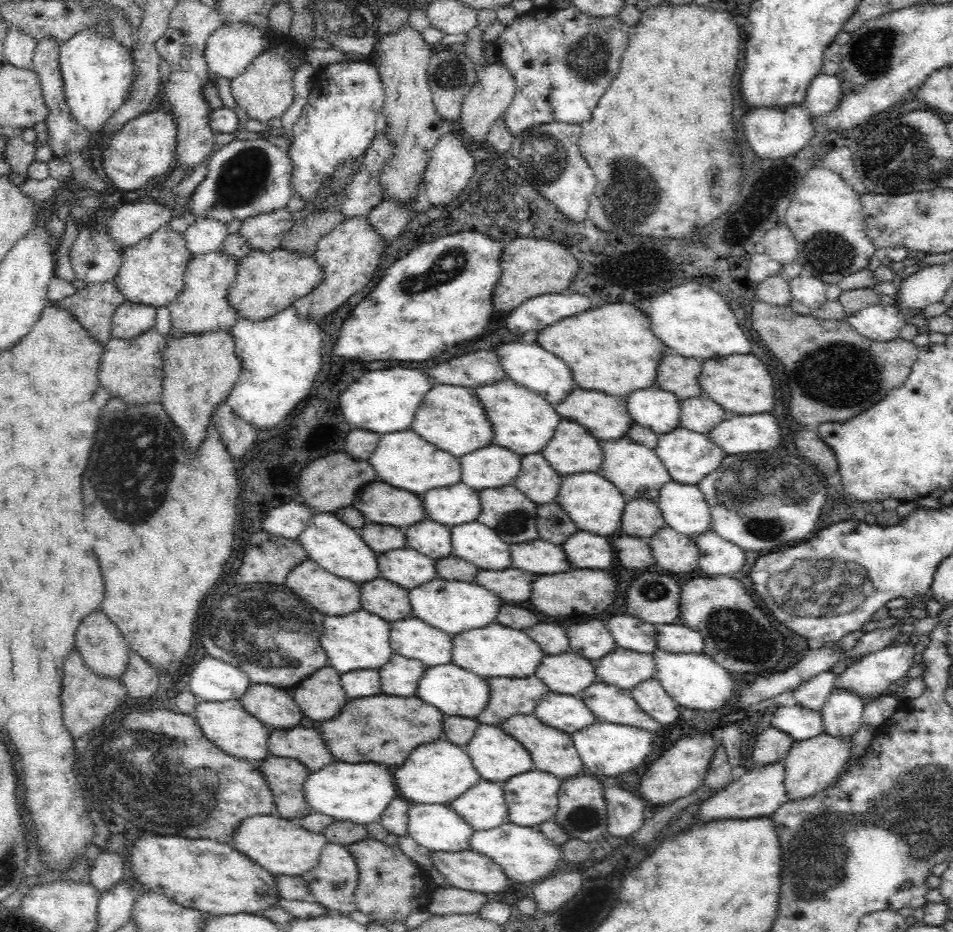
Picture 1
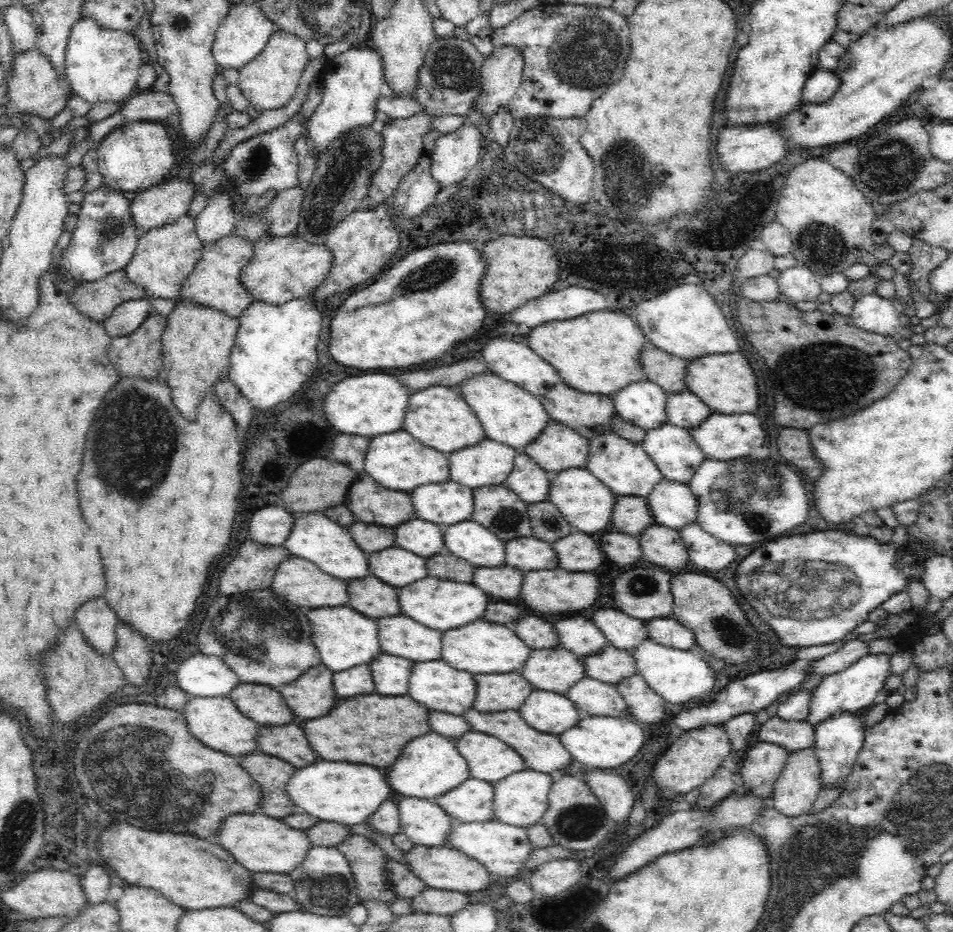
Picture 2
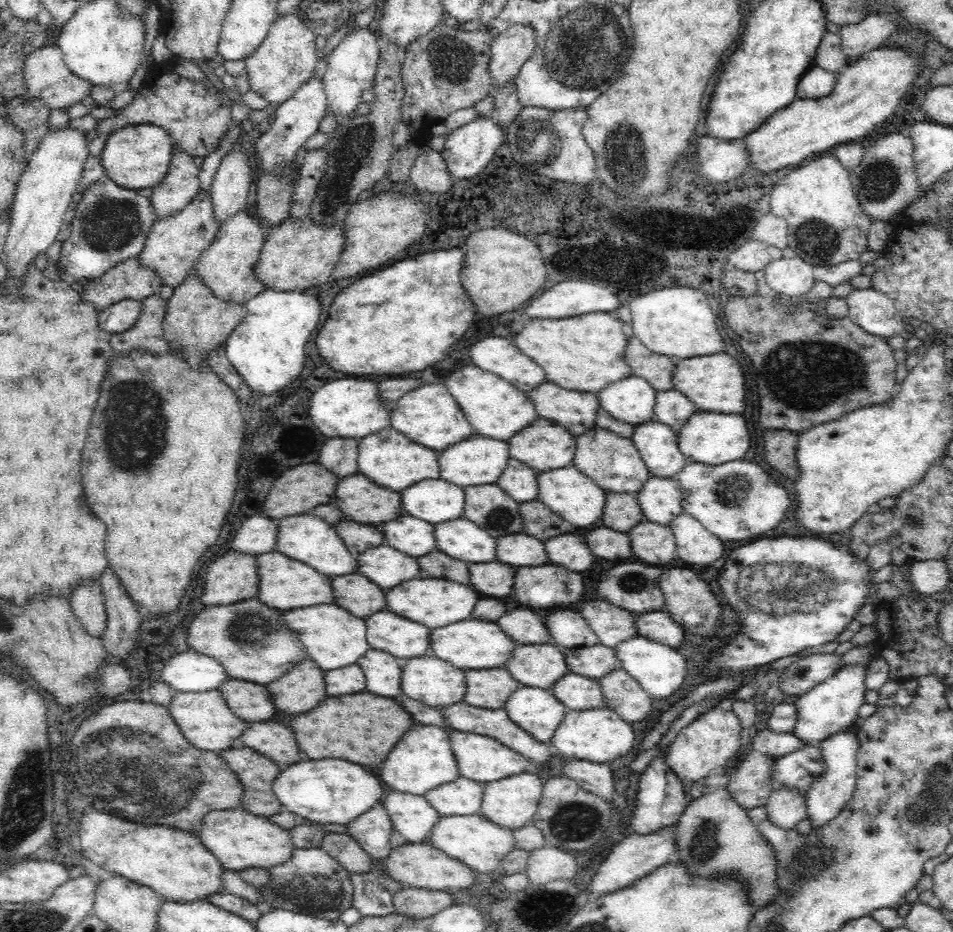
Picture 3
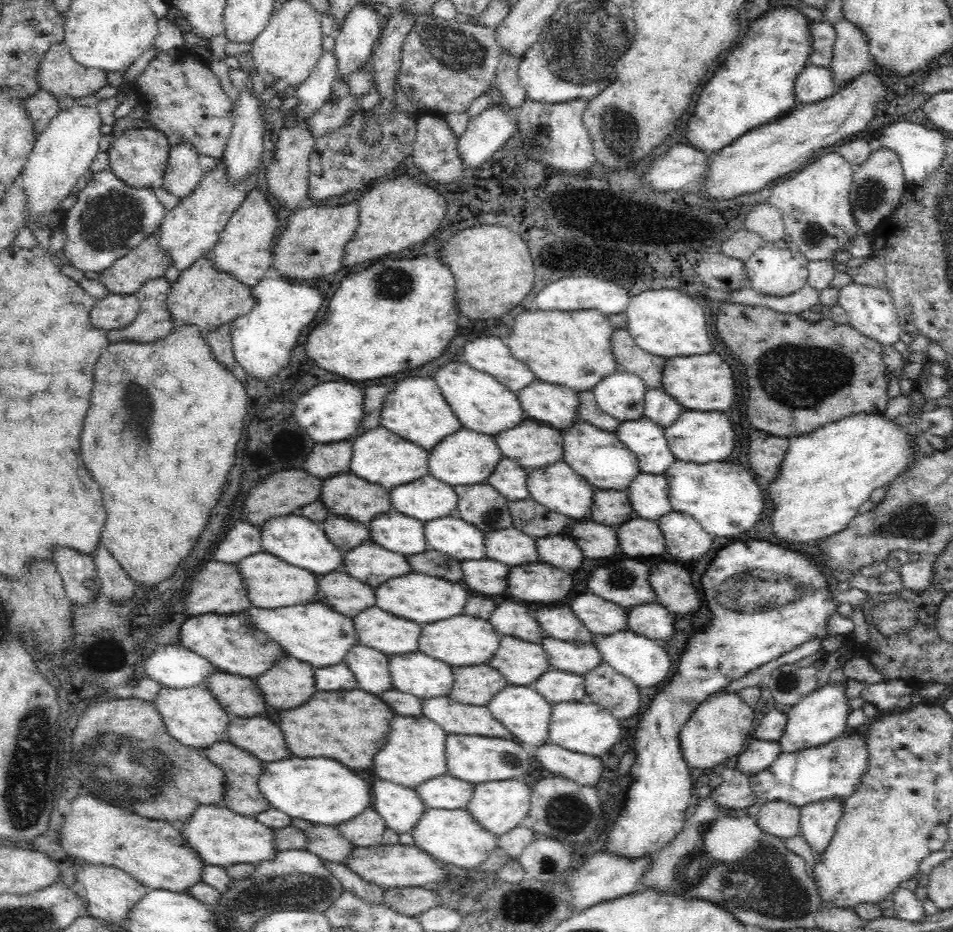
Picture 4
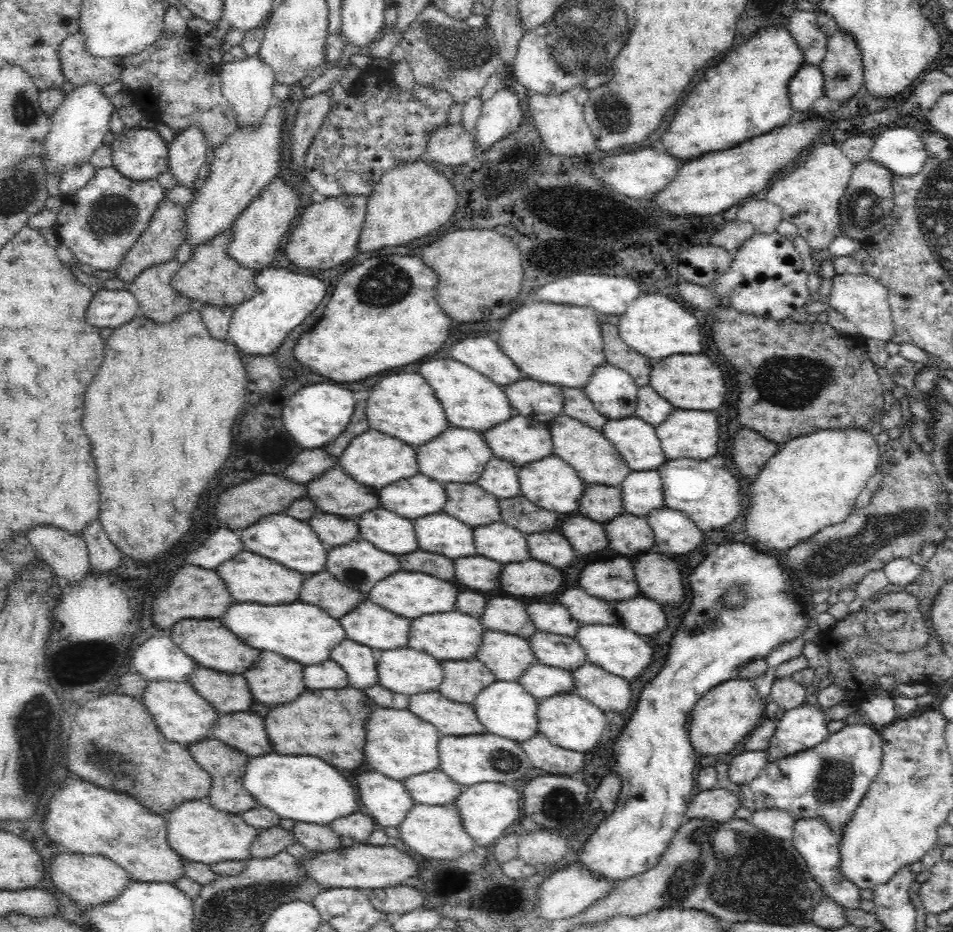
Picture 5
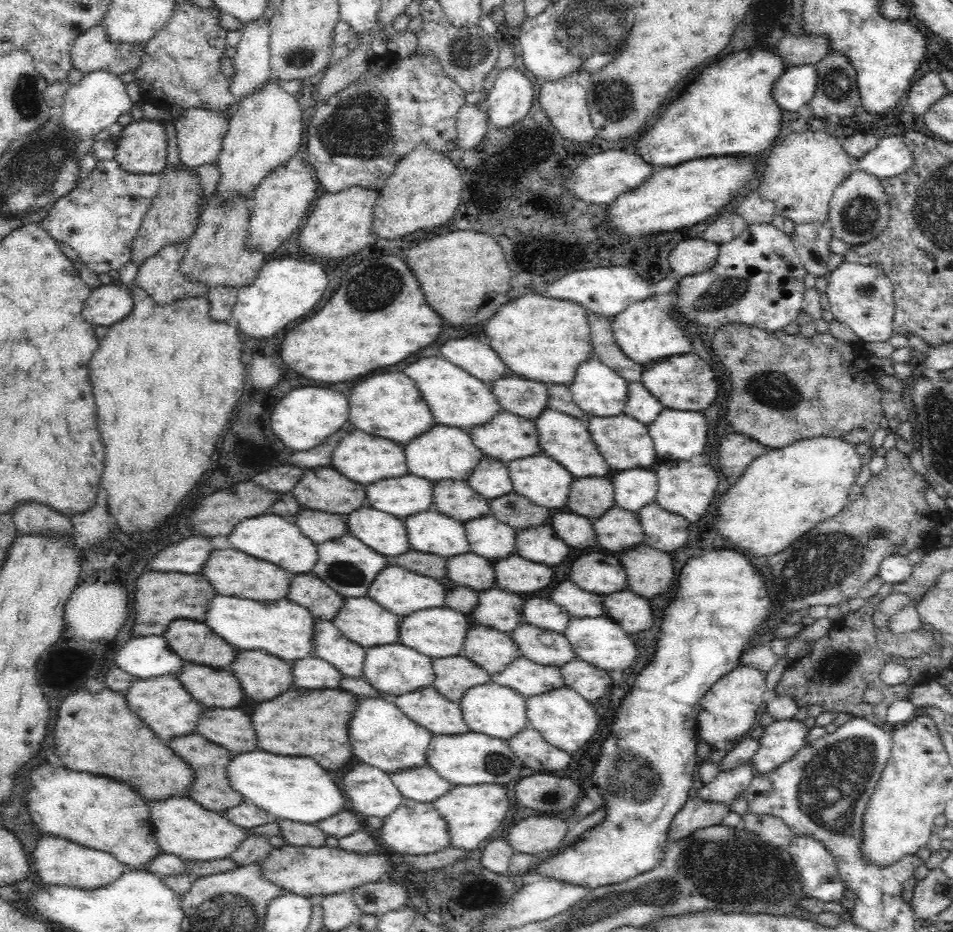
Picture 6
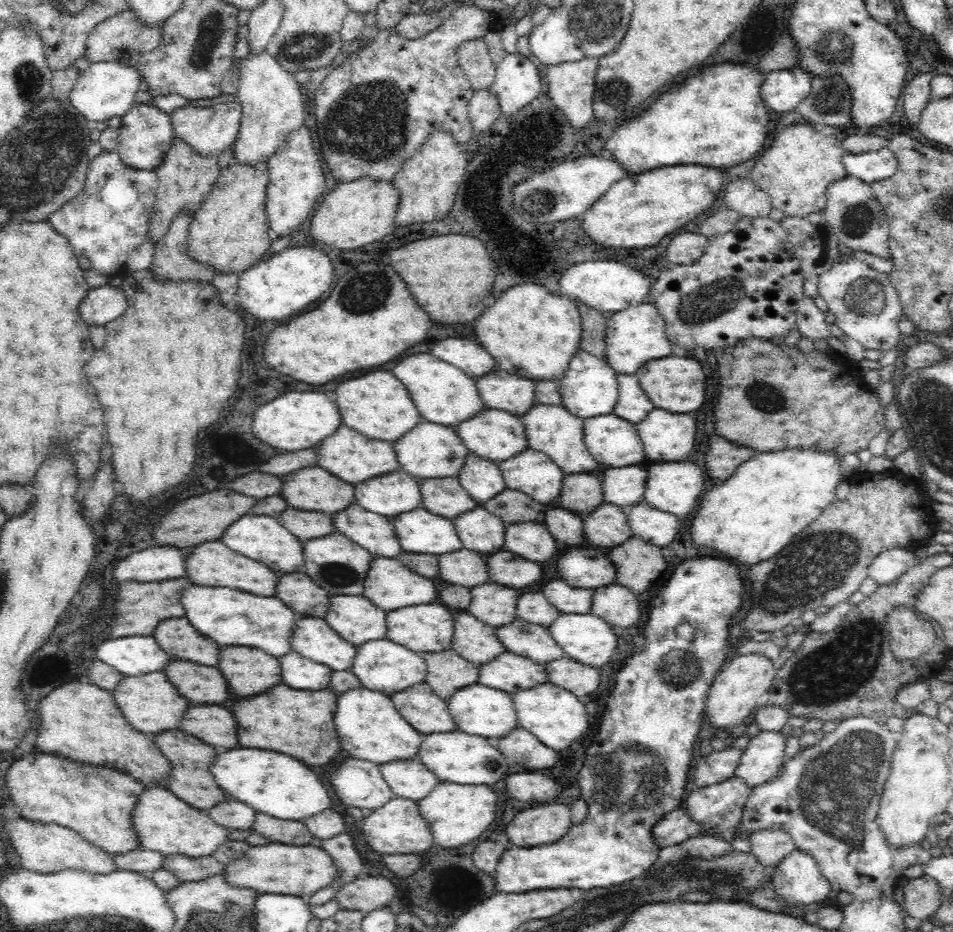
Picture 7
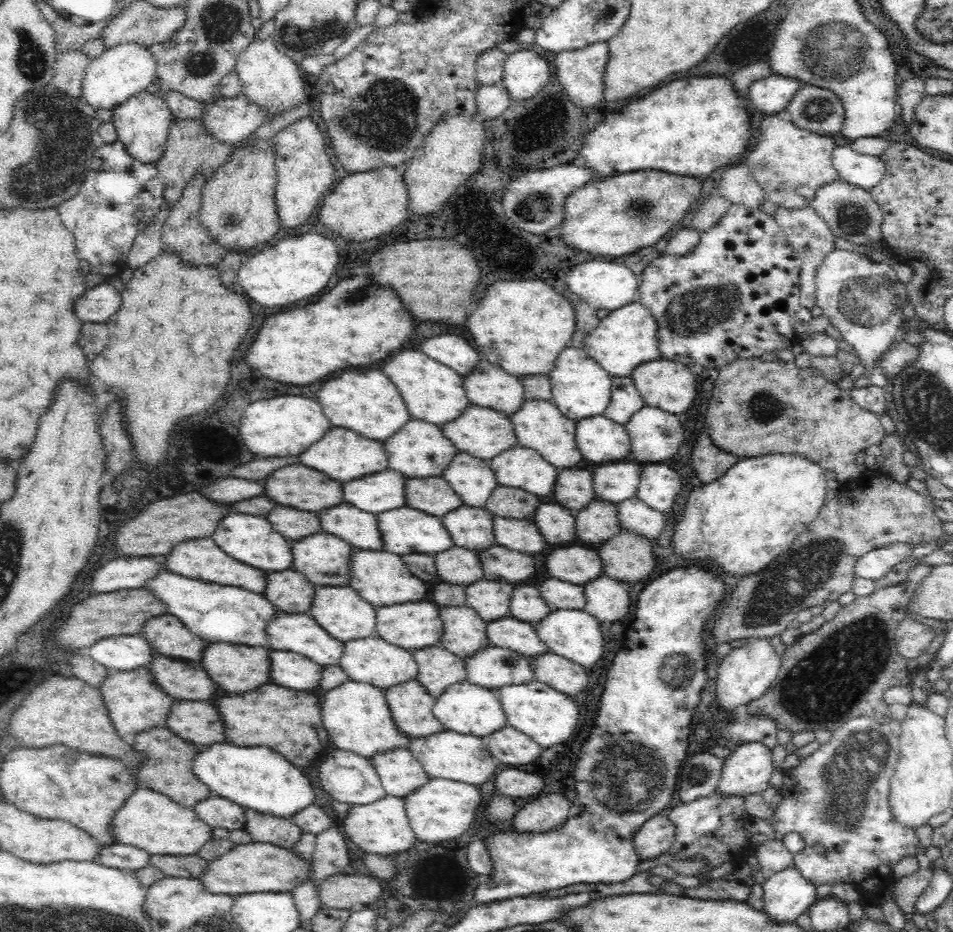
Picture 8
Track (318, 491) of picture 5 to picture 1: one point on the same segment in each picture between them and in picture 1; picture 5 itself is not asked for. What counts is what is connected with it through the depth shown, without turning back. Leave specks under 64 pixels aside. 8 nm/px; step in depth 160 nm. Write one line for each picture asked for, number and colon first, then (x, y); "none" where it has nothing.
1: (379, 503)
2: (369, 502)
3: (360, 499)
4: (344, 494)

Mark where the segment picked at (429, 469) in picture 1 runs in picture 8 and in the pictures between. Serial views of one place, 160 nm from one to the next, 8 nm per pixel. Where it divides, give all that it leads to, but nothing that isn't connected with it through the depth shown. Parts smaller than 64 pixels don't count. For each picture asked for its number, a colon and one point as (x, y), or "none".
2: (399, 462)
3: (389, 458)
4: (379, 457)
5: (374, 459)
6: (363, 458)
7: (351, 456)
8: (343, 455)

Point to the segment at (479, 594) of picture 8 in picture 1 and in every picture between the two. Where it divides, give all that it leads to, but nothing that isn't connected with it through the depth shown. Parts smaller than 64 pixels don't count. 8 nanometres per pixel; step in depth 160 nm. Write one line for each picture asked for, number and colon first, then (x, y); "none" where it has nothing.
1: (553, 640)
2: (535, 633)
3: (523, 626)
4: (509, 618)
5: (507, 614)
6: (496, 608)
7: (494, 604)

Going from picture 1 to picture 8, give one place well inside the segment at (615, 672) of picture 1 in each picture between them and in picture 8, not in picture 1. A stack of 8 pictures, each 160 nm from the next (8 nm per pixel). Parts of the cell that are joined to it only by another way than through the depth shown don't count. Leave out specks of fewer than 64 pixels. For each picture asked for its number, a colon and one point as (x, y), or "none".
2: (608, 665)
3: (593, 662)
4: (577, 657)
5: (551, 649)
6: (542, 646)
7: (531, 640)
8: (506, 632)

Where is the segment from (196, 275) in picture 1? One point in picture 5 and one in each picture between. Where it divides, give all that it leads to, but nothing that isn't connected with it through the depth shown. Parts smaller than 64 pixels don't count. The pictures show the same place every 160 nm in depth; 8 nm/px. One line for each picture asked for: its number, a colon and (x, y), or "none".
2: (215, 281)
3: (227, 266)
4: (245, 250)
5: (258, 230)

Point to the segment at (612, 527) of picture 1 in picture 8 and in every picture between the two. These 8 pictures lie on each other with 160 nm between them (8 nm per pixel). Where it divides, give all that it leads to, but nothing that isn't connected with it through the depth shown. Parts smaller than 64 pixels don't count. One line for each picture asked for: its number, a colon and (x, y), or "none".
2: (585, 502)
3: (575, 497)
4: (557, 486)
5: (551, 483)
6: (544, 481)
7: (533, 472)
8: (519, 467)

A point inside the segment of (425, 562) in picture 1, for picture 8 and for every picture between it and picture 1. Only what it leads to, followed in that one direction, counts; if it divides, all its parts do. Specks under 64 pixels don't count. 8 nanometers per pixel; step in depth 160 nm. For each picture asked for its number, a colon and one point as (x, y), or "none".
2: (394, 566)
3: (384, 566)
4: (369, 563)
5: (362, 566)
6: (345, 565)
7: (335, 563)
8: (322, 558)

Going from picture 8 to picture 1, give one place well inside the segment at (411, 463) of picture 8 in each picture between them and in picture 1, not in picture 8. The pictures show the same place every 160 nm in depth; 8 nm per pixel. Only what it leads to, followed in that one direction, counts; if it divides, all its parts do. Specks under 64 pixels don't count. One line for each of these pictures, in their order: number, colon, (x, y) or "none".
1: (494, 466)
2: (488, 462)
3: (476, 460)
4: (465, 457)
5: (459, 455)
6: (439, 453)
7: (428, 451)

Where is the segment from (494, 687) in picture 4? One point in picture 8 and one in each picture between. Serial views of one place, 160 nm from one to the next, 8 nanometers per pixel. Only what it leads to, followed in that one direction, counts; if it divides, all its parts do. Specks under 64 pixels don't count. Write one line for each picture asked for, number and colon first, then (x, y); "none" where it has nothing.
5: (462, 679)
6: (453, 674)
7: (447, 671)
8: (437, 667)

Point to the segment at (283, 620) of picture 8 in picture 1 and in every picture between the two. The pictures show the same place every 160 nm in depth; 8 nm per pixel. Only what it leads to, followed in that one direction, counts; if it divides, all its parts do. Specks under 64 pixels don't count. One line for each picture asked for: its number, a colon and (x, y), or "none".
1: (400, 675)
2: (390, 673)
3: (382, 671)
4: (368, 665)
5: (358, 661)
6: (328, 643)
7: (311, 637)

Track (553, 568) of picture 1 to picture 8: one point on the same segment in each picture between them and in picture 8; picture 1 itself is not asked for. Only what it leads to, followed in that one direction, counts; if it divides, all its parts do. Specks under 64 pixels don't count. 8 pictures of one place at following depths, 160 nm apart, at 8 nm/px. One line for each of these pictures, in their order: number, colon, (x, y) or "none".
2: (523, 553)
3: (519, 549)
4: (508, 545)
5: (498, 541)
6: (487, 536)
7: (480, 530)
8: (469, 527)

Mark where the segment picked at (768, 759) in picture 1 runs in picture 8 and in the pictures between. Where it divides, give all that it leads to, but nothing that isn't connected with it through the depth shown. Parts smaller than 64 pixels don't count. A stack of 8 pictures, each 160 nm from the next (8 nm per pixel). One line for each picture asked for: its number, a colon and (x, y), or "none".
2: (764, 763)
3: (749, 786)
4: (736, 794)
5: (719, 805)
6: (695, 815)
7: (675, 827)
8: (655, 837)

